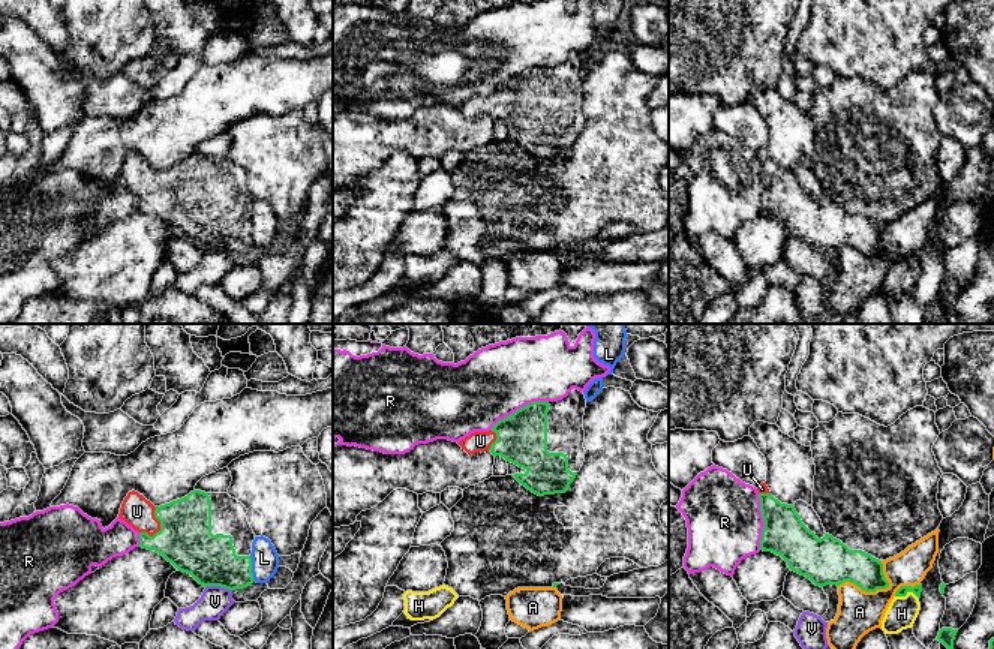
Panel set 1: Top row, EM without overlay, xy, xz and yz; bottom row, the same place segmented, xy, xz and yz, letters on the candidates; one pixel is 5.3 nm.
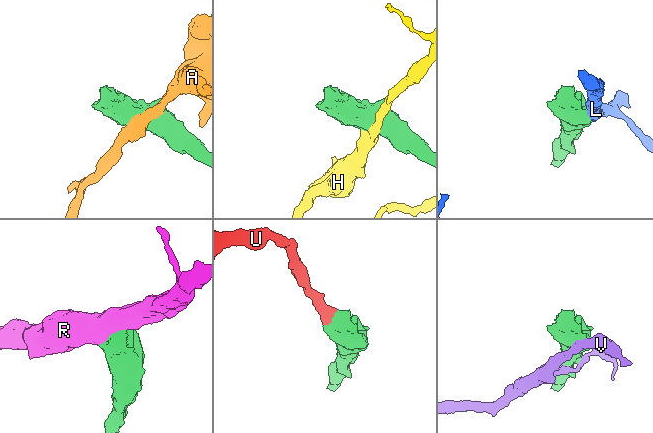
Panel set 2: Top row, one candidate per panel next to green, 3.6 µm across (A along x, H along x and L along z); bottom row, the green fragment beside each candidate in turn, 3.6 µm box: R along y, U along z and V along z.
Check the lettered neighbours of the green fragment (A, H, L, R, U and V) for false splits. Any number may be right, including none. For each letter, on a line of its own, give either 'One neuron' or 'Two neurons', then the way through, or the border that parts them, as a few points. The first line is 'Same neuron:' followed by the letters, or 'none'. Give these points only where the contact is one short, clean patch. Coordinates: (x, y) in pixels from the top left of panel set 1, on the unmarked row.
Same neuron: U
A: Two neurons
H: Two neurons
L: Two neurons
R: Two neurons
U: One neuron. Path across: xy (185, 203), (161, 188), (153, 188), (137, 176)
V: Two neurons

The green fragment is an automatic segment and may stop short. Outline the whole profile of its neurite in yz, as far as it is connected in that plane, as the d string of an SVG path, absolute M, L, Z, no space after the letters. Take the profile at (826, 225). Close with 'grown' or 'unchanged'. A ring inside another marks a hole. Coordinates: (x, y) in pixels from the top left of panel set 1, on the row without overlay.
M766 145L757 151L765 186L760 214L781 220L789 232L816 250L855 247L865 256L889 252L882 225L862 214L850 214L829 198L817 202L793 169L775 163Z; grown

